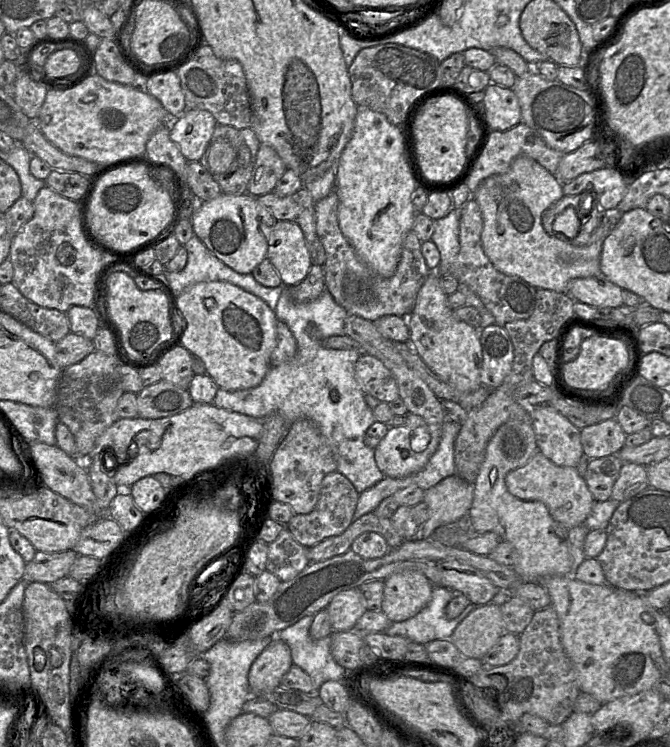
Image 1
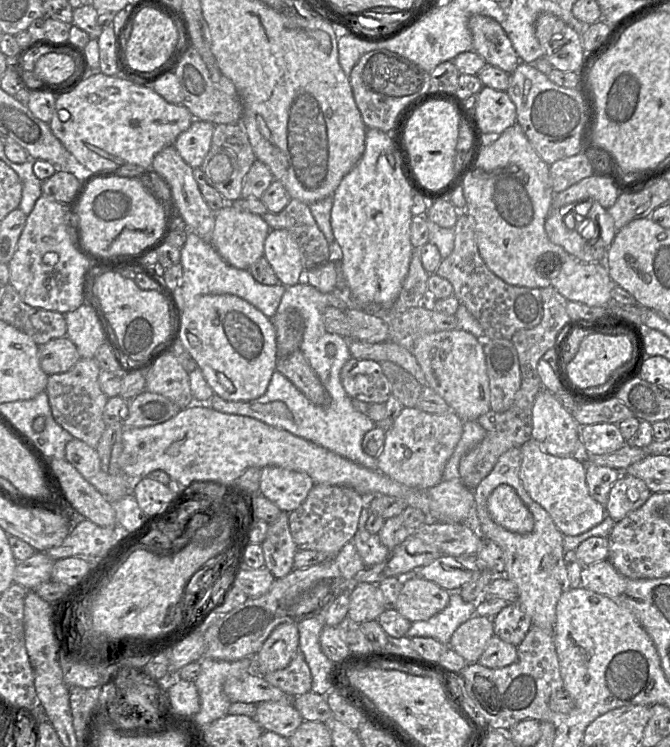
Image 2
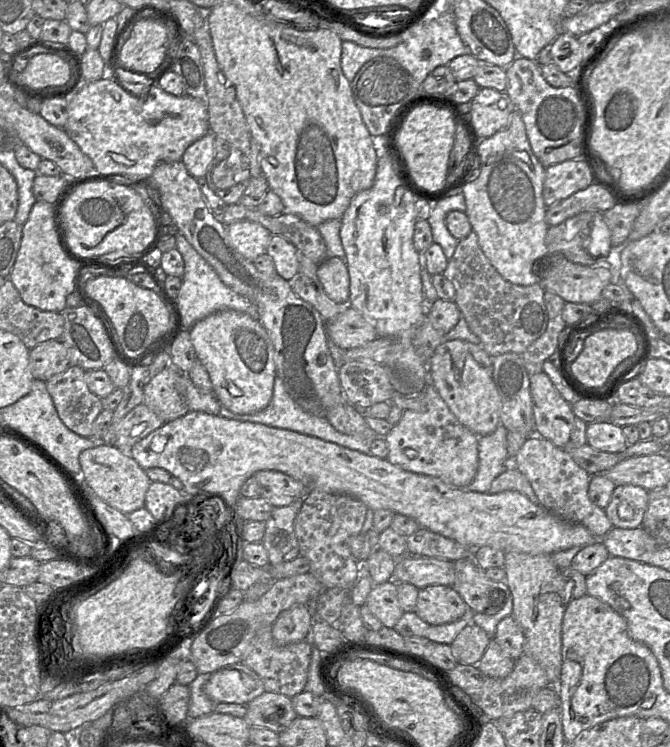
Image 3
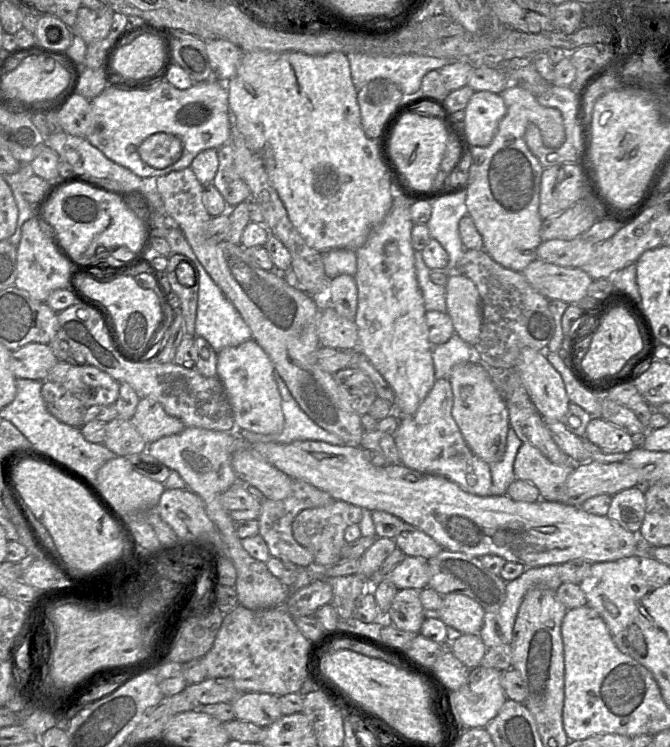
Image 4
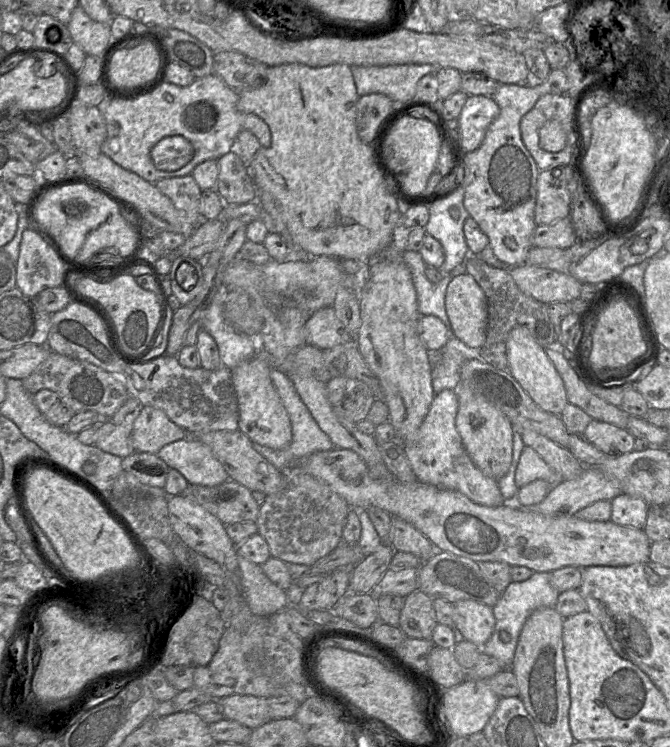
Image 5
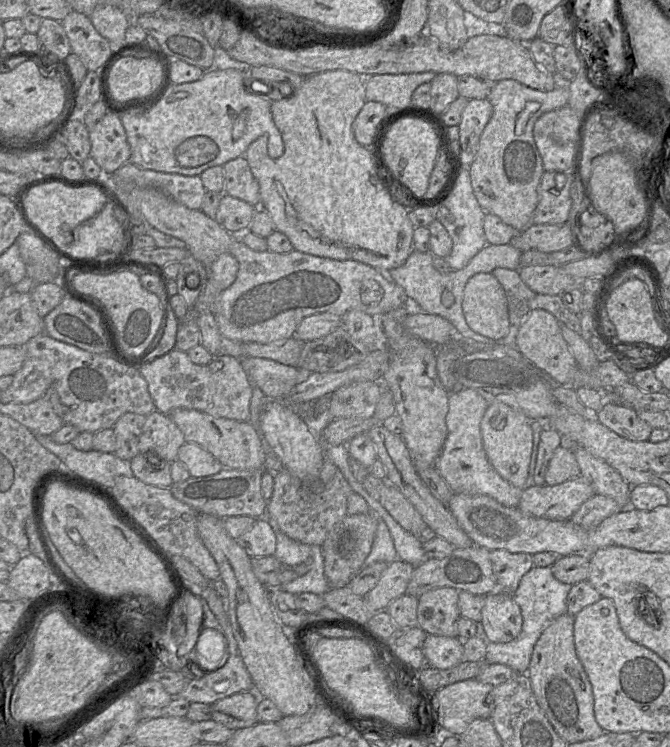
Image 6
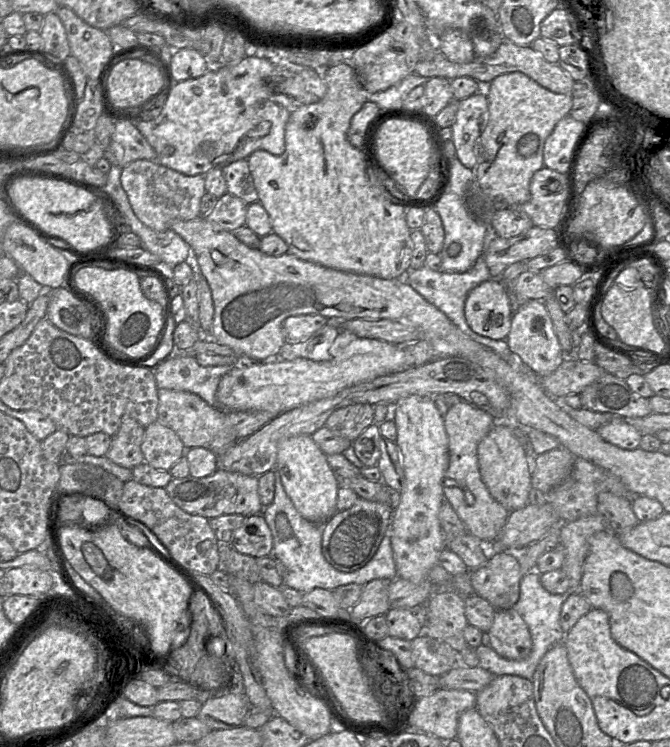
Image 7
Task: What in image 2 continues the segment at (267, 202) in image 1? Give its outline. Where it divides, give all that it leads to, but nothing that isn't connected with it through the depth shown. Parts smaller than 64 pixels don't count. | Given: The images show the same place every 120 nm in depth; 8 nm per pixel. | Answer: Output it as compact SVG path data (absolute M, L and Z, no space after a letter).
M240 198L230 204L237 209L242 209L262 217L271 229L286 229L296 239L302 255L305 269L314 269L330 260L330 244L314 219L310 205L298 200L291 199L288 205L278 213L270 211L259 198Z

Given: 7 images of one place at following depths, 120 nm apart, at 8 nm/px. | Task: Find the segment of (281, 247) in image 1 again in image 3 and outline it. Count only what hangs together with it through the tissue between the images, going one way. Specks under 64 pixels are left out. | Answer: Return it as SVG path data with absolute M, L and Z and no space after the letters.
M273 235L267 252L273 260L276 272L283 279L290 281L298 271L298 249L286 238Z

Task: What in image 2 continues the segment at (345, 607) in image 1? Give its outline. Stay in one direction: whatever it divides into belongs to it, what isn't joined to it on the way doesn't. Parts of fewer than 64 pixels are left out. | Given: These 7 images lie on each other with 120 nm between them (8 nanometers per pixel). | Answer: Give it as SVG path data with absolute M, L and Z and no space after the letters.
M361 583L350 591L348 617L357 623L377 620L385 611L379 583Z

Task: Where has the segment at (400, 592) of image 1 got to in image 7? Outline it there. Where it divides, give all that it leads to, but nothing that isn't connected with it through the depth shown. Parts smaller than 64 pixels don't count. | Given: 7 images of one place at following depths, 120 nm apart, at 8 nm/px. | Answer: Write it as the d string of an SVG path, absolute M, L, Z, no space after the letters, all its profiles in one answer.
M512 609L496 610L493 624L487 632L492 649L508 660L524 660L532 650L528 626Z

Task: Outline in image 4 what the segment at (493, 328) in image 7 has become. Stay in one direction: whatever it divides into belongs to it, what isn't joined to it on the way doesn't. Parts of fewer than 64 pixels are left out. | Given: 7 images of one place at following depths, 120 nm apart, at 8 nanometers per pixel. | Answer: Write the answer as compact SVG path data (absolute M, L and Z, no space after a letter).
M464 275L448 278L447 313L457 333L465 342L476 345L482 324L482 299L475 283Z

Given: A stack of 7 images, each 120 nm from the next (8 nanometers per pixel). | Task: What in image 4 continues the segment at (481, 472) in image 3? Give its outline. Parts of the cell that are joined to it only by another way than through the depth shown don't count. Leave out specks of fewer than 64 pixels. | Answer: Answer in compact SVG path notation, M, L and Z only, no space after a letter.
M510 427L503 456L500 460L489 465L492 478L490 495L500 496L506 494L508 487L516 479L514 461L522 443L515 431Z

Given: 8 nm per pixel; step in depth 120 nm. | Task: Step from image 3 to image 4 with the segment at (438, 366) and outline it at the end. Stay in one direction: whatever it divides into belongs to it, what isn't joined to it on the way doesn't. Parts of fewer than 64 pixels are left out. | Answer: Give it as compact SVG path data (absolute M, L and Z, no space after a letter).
M466 361L452 367L448 380L453 393L452 417L467 445L477 457L489 465L500 460L506 448L510 428L509 415L489 372L478 361Z

